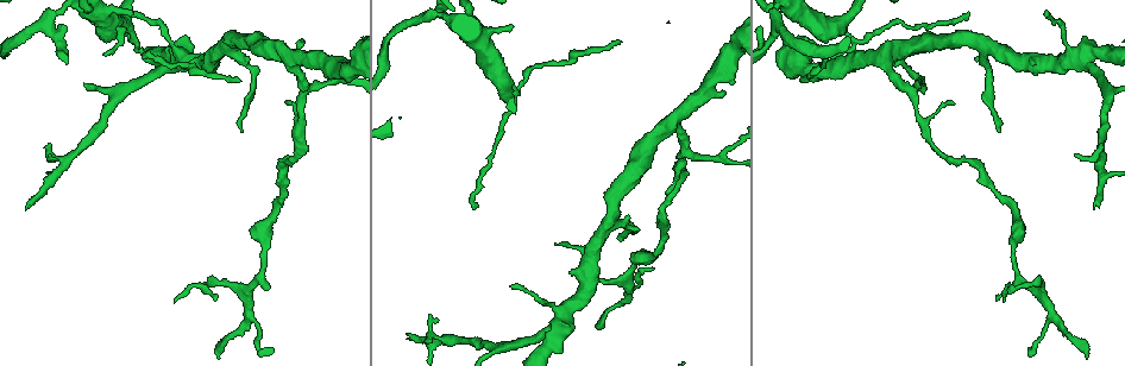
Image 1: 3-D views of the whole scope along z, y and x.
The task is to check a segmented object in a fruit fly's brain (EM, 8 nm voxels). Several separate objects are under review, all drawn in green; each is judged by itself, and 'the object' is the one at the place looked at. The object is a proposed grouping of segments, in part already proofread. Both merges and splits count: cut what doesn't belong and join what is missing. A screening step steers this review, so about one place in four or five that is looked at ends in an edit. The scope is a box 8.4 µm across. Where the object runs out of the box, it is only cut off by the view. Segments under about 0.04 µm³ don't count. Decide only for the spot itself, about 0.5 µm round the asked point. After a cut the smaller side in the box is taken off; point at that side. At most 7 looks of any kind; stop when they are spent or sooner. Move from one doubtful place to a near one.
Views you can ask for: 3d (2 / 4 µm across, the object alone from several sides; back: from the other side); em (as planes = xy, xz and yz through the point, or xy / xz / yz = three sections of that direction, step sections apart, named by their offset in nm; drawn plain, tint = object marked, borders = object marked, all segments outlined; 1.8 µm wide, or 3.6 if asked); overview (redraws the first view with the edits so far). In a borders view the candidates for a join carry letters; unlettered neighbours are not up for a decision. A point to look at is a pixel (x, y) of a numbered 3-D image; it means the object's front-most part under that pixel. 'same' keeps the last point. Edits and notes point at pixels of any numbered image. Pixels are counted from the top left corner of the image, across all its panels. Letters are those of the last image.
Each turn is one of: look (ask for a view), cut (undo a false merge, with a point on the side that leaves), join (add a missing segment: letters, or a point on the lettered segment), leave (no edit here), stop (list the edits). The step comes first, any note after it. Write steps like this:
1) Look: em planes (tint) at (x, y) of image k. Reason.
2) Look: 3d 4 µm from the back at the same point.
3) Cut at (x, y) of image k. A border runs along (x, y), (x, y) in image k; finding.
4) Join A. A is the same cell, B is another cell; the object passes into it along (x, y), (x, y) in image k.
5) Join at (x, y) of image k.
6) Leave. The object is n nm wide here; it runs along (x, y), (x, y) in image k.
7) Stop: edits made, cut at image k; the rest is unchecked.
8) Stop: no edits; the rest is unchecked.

Look: em xy step 8 (tint) at (919, 80) of image 1. A fork.

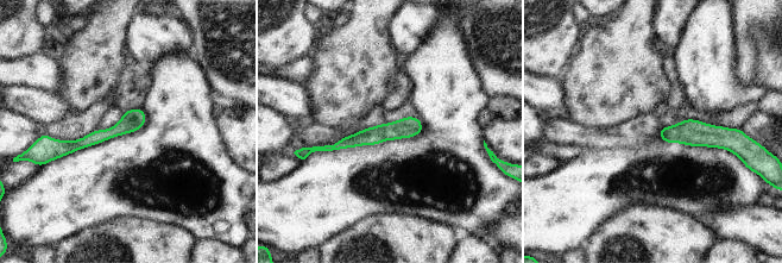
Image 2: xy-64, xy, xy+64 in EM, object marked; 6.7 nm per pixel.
Look: em planes (borders) at the same point. Cut it another way.

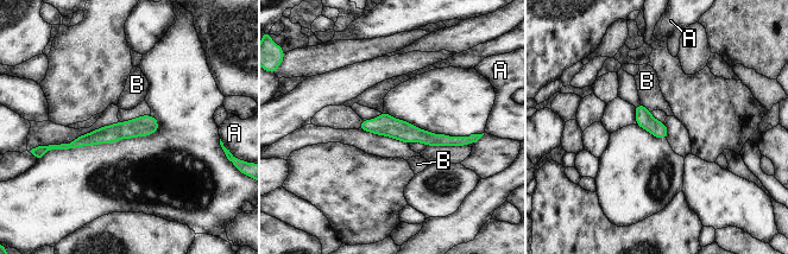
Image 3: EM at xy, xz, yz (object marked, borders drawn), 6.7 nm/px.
Leave. A and B are other cells; it runs along (363, 125), (462, 143) in image 3; continuous, no second neuron.

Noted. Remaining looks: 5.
Look: em xy step 16 (borders) at (657, 255) of image 1. Calibre changes.

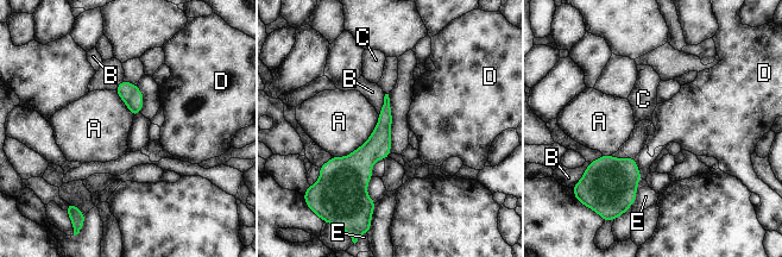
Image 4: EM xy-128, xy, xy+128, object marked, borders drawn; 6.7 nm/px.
Look: em planes (borders) at the same point.

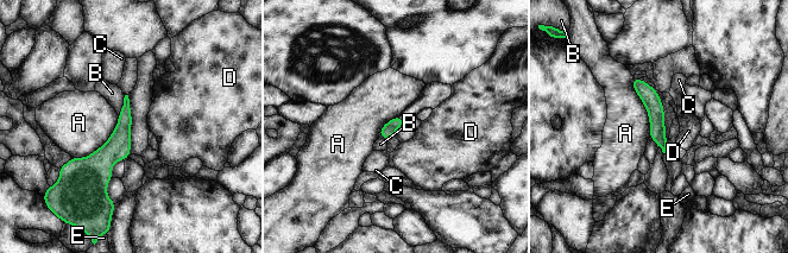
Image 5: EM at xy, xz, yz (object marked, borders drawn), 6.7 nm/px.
Leave. A, B, C, D and E are other cells; all the same neuron.

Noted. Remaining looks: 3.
Look: 3d 4 µm at (239, 81) of image 1. Free end.

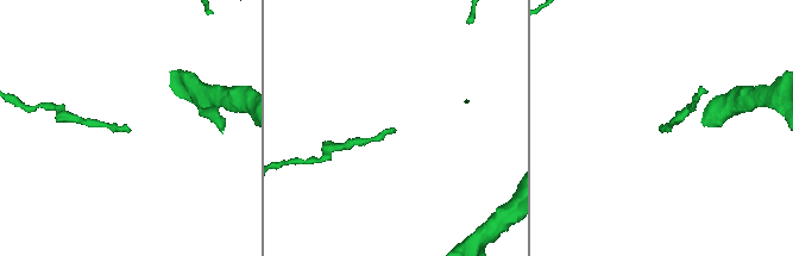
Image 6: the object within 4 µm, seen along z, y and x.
Look: em planes (borders) at (130, 131) of image 6.

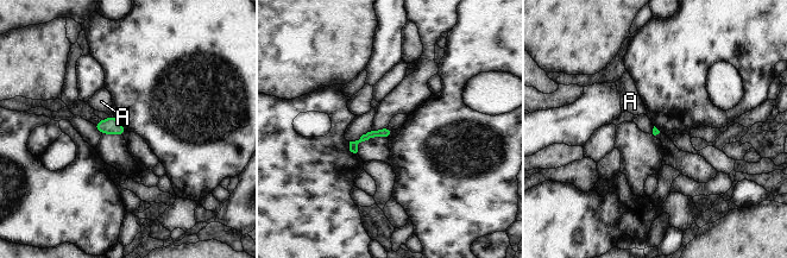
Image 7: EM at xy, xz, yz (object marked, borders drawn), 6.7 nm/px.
Leave. A is another cell; it runs along (389, 131), (370, 133), (352, 149) in image 7; no lettered segment goes on from it.

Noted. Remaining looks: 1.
Stop: no edits; the rest is unchecked.

